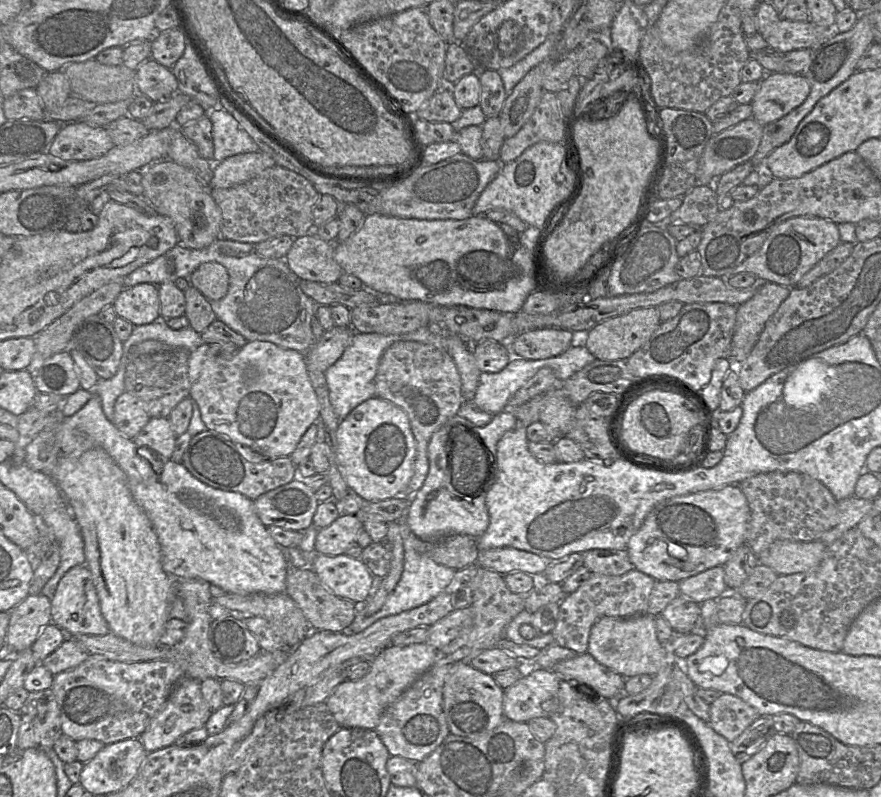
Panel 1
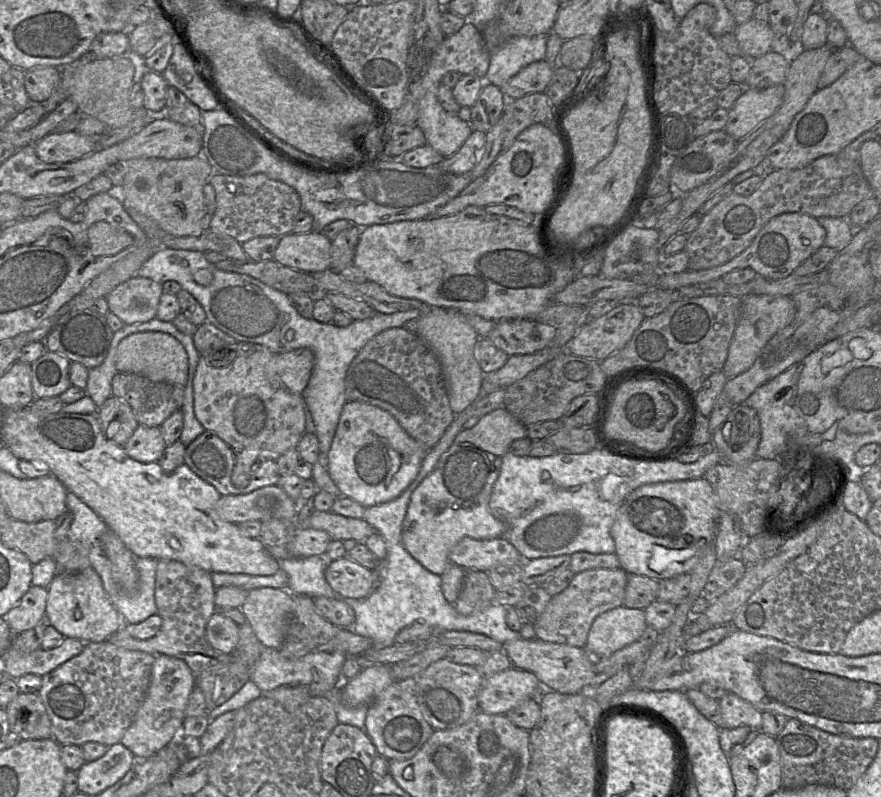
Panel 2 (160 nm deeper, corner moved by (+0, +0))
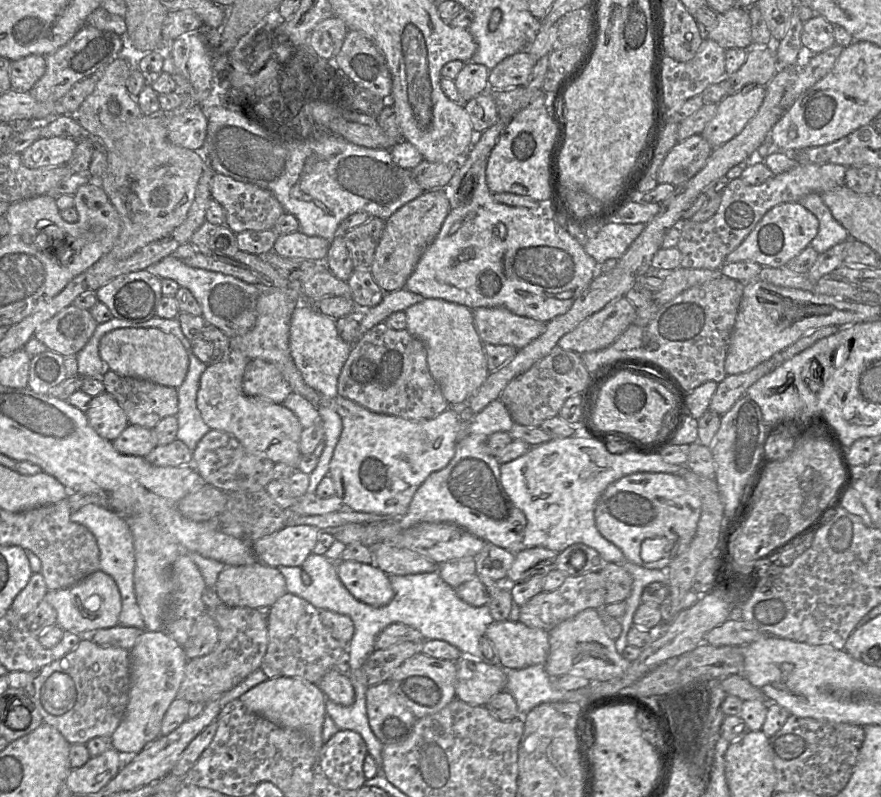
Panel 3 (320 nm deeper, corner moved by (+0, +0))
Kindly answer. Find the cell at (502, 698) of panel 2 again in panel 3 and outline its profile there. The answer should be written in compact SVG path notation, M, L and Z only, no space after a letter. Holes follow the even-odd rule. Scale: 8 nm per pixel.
M463 656L456 661L456 667L456 698L468 705L485 706L491 698L506 688L507 676L499 665L487 664L482 660Z

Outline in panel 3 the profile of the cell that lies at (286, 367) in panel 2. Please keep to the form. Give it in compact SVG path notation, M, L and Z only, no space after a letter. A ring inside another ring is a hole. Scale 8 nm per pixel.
M262 359L249 360L243 375L242 388L250 397L269 400L282 404L292 392L279 369Z

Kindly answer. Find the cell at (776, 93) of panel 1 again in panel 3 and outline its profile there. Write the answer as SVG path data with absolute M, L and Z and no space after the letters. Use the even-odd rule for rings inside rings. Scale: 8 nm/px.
M765 86L728 95L717 104L717 112L700 135L716 149L739 135L757 114L766 94Z

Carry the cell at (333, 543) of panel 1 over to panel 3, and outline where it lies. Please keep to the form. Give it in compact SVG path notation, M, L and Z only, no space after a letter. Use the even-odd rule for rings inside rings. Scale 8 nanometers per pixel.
M308 525L287 526L252 543L260 563L279 568L298 567L312 554L321 530Z

